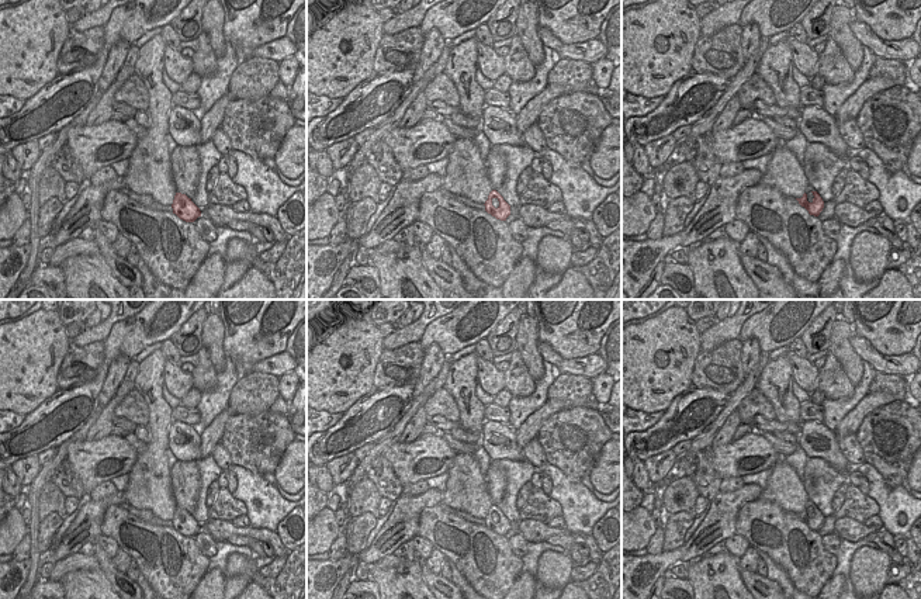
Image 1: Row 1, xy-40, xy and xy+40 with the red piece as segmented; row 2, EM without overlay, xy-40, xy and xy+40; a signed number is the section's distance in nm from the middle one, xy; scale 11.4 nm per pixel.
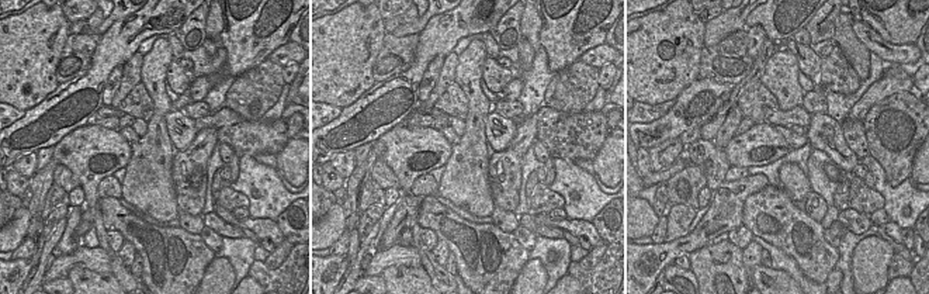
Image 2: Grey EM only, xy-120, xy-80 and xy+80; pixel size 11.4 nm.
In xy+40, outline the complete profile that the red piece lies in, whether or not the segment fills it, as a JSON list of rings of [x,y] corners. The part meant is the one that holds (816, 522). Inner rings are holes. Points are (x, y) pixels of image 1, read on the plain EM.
[[[809,499],[801,513],[796,513],[810,530],[818,532],[824,523],[824,516],[820,509]]]

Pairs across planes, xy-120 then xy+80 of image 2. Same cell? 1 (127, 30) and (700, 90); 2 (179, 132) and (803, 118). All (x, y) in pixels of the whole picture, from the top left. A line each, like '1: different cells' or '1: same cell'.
1: same cell
2: different cells

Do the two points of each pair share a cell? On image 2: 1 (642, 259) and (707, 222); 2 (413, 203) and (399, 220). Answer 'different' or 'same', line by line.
1: same
2: same

